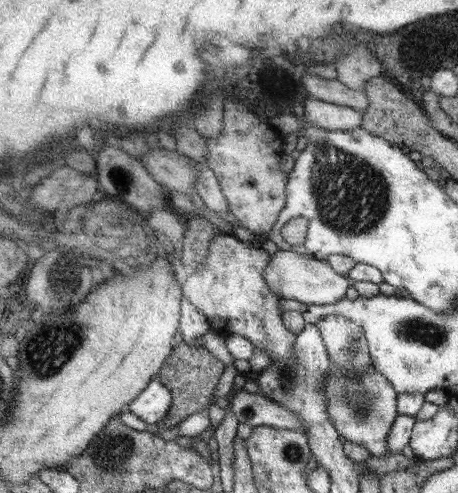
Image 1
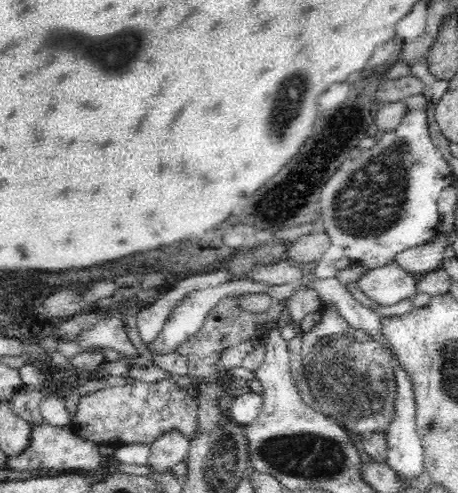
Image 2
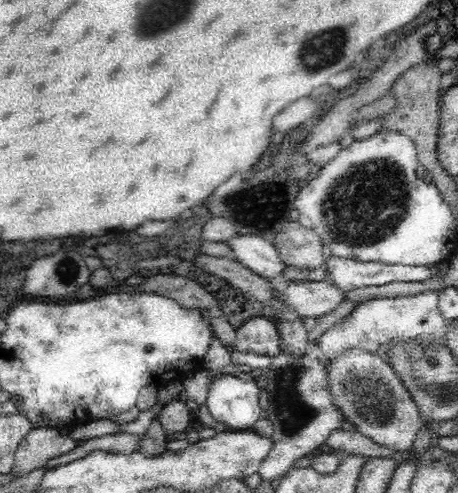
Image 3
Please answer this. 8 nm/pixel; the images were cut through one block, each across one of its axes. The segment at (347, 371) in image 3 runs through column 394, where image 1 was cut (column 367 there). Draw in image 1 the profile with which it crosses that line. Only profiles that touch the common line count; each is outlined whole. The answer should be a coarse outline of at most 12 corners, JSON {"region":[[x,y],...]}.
{"region":[[331,362],[327,416],[371,458],[389,454],[397,392]]}

